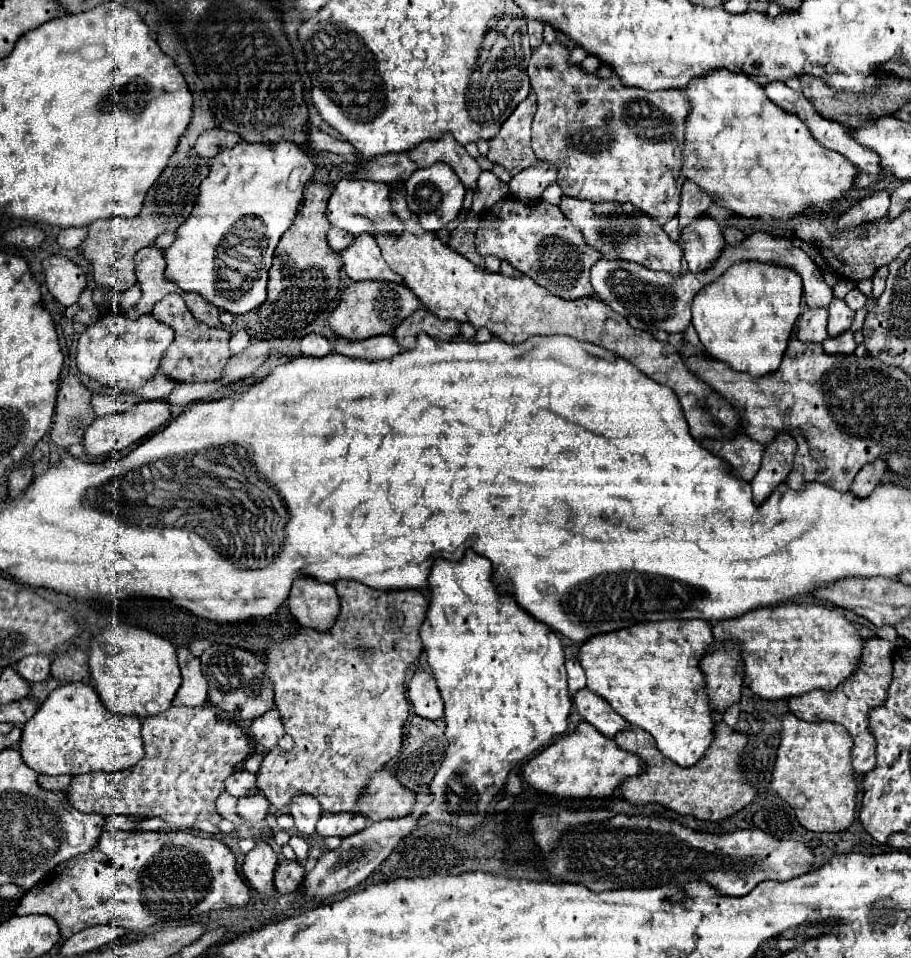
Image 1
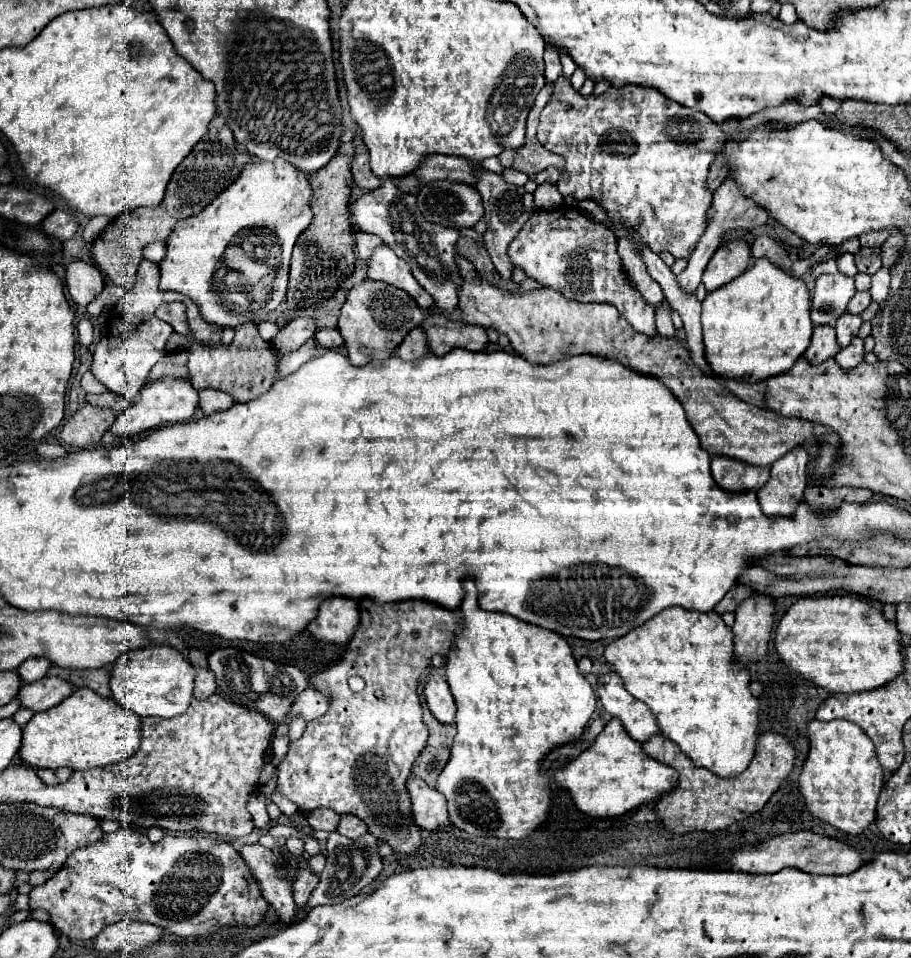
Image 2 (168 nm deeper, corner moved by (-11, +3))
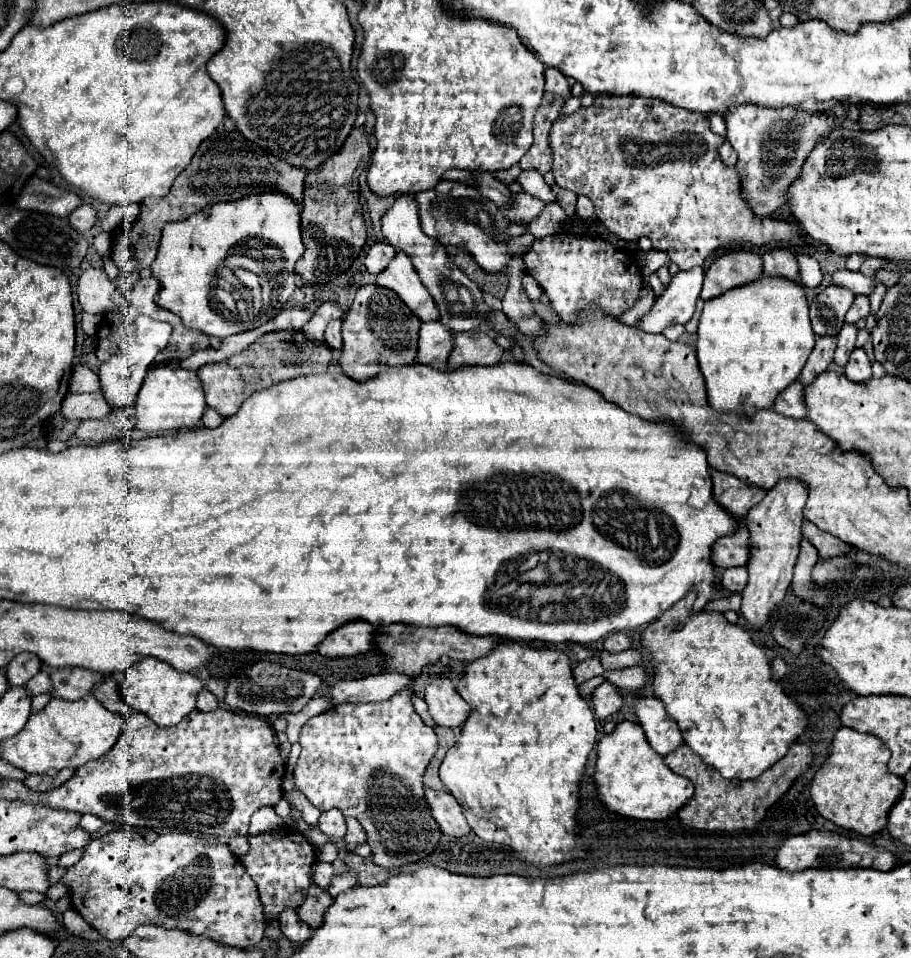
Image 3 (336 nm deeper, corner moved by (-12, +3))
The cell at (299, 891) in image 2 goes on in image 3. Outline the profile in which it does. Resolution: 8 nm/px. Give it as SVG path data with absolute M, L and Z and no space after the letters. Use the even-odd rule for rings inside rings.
M311 884L309 890L307 890L307 896L303 900L303 904L299 906L297 914L299 918L303 918L311 928L315 928L321 920L323 920L323 914L327 910L327 906L333 902L333 898L329 896L327 890L319 888L317 884Z

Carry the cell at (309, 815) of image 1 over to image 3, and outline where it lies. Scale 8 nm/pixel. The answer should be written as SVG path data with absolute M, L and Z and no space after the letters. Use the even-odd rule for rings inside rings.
M337 808L321 812L319 830L325 832L325 834L329 834L329 836L343 838L345 836L345 818L343 818L343 814Z

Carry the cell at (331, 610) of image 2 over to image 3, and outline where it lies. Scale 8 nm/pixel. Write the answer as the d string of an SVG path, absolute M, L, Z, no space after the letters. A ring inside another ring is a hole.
M351 620L335 628L327 638L317 646L317 652L329 658L355 656L371 650L371 636L375 626L365 620Z

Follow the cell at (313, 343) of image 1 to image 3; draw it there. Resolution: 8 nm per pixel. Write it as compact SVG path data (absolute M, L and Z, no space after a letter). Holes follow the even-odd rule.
M331 320L325 328L325 344L339 352L341 350L341 320Z

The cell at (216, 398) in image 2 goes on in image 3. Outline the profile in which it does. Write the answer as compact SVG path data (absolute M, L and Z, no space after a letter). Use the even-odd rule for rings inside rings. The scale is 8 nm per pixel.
M207 408L205 414L203 414L203 418L201 418L201 422L203 422L205 428L215 428L215 426L221 424L221 420L223 420L223 416L215 408Z

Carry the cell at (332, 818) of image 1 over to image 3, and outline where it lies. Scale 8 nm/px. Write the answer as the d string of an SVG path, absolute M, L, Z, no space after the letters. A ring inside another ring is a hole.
M345 818L347 820L347 834L345 834L345 842L349 846L357 846L363 844L367 840L367 834L363 830L363 826L355 820L355 818Z

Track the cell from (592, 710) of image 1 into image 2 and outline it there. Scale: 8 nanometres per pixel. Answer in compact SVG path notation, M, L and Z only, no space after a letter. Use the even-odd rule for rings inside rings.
M608 672L598 680L596 694L598 694L604 710L610 716L620 718L624 728L628 730L628 734L634 740L646 742L648 738L662 734L656 720L654 720L652 710L628 692L622 686L622 680L614 672Z

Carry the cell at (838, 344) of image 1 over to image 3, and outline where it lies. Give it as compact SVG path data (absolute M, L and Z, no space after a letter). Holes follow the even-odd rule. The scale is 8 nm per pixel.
M855 348L851 352L849 362L845 366L845 376L851 378L853 382L863 382L863 380L871 378L871 362L863 348Z

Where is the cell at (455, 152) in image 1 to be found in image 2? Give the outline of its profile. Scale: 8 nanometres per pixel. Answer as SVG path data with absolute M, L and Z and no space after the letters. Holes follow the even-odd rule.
M474 164L474 166L478 168L476 190L482 196L482 202L484 202L484 220L488 222L488 232L484 234L486 248L488 248L488 254L490 254L490 258L494 262L496 272L504 280L510 280L512 278L512 272L514 272L514 266L512 266L506 250L508 250L510 242L516 238L516 234L522 230L522 226L526 224L526 220L530 218L530 214L536 210L534 208L534 198L522 186L508 184L502 176L492 174L492 172L486 172L484 168L480 168L480 164Z

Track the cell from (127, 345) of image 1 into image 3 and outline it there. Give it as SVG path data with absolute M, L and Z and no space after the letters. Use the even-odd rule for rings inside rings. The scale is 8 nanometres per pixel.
M139 316L133 324L127 326L119 350L107 362L103 362L99 366L101 390L107 398L107 402L111 402L111 406L133 406L135 404L135 398L143 384L145 372L151 366L157 352L167 346L169 336L171 336L171 324L153 320L149 316Z

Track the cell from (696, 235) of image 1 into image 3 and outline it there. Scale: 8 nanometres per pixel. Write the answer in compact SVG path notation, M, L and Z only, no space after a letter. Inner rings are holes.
M729 250L717 256L707 268L701 298L703 300L715 298L725 290L757 280L761 274L763 274L763 264L759 254L749 250Z

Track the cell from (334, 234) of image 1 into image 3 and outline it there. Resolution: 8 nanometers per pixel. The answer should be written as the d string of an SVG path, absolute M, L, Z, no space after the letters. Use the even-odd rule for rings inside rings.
M375 242L369 246L367 256L365 256L365 268L373 274L377 274L379 270L385 270L387 262L393 258L393 254L397 254L397 250L389 244L389 242Z

